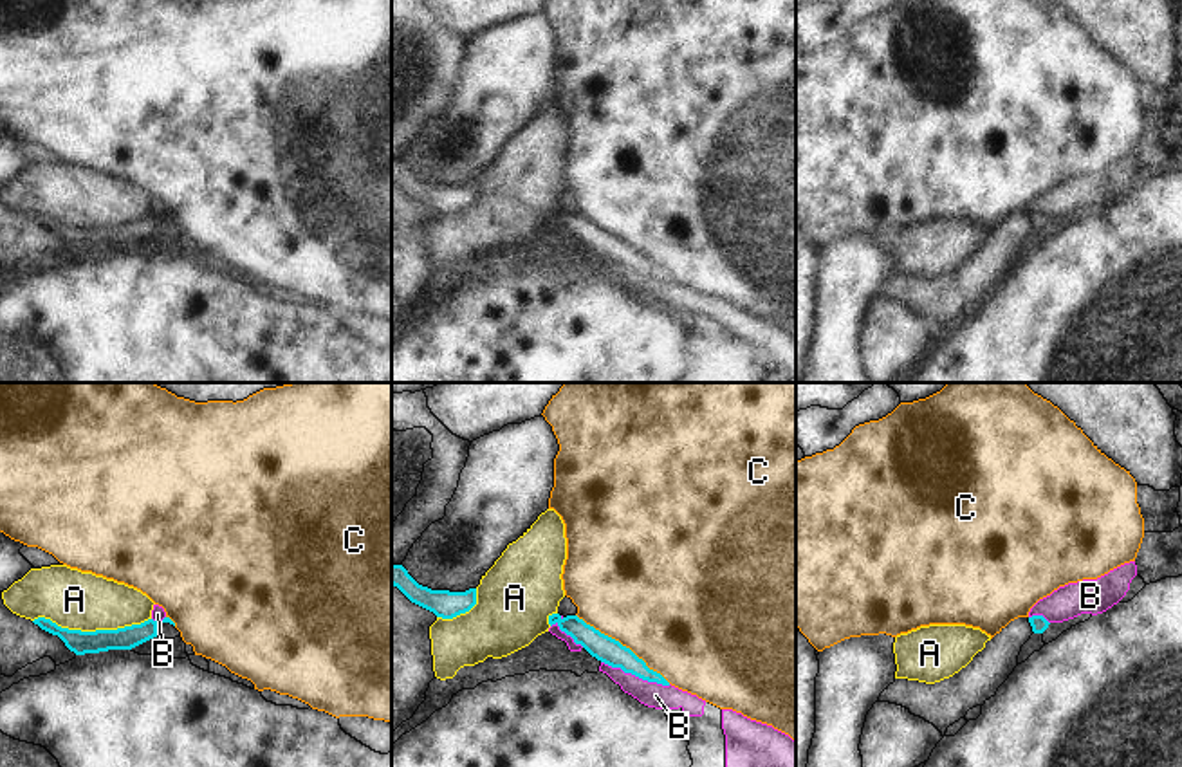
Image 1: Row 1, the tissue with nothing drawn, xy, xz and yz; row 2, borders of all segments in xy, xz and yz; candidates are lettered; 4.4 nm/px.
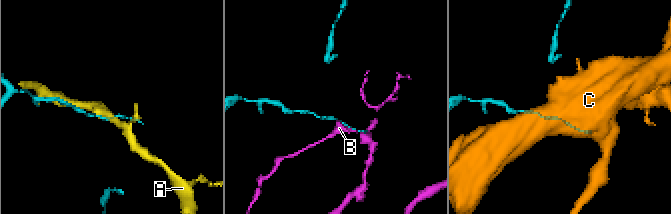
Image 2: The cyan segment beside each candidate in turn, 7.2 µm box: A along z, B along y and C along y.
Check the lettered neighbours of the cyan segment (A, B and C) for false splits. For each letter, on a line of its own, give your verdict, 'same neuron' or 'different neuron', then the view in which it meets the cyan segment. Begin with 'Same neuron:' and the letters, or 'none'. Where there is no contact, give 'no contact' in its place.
Same neuron: none
A: different neuron | xy
B: different neuron | xz
C: different neuron | xz

